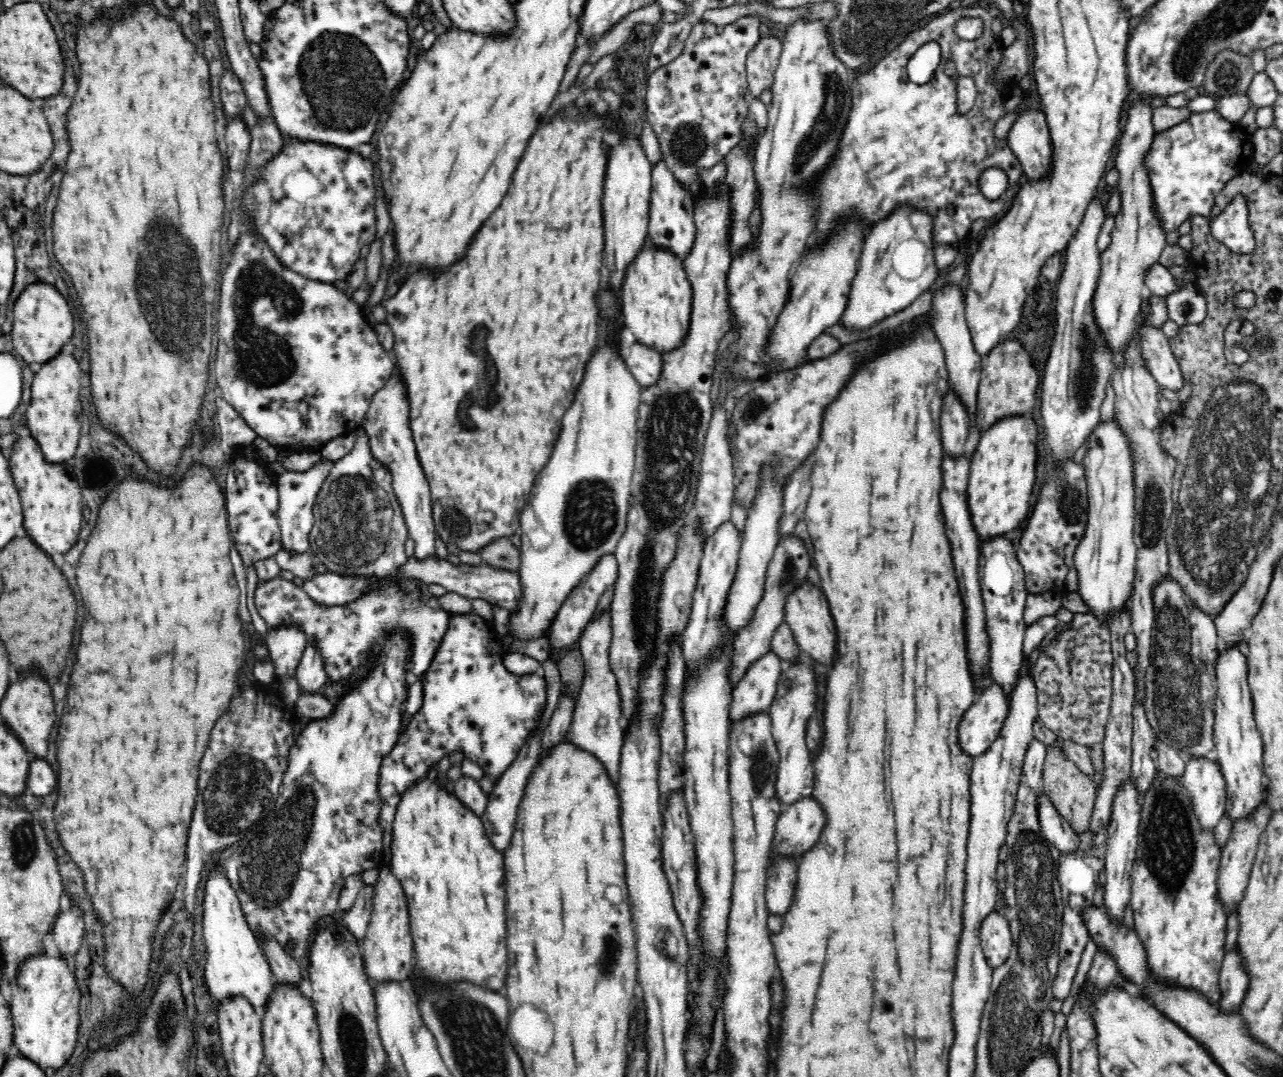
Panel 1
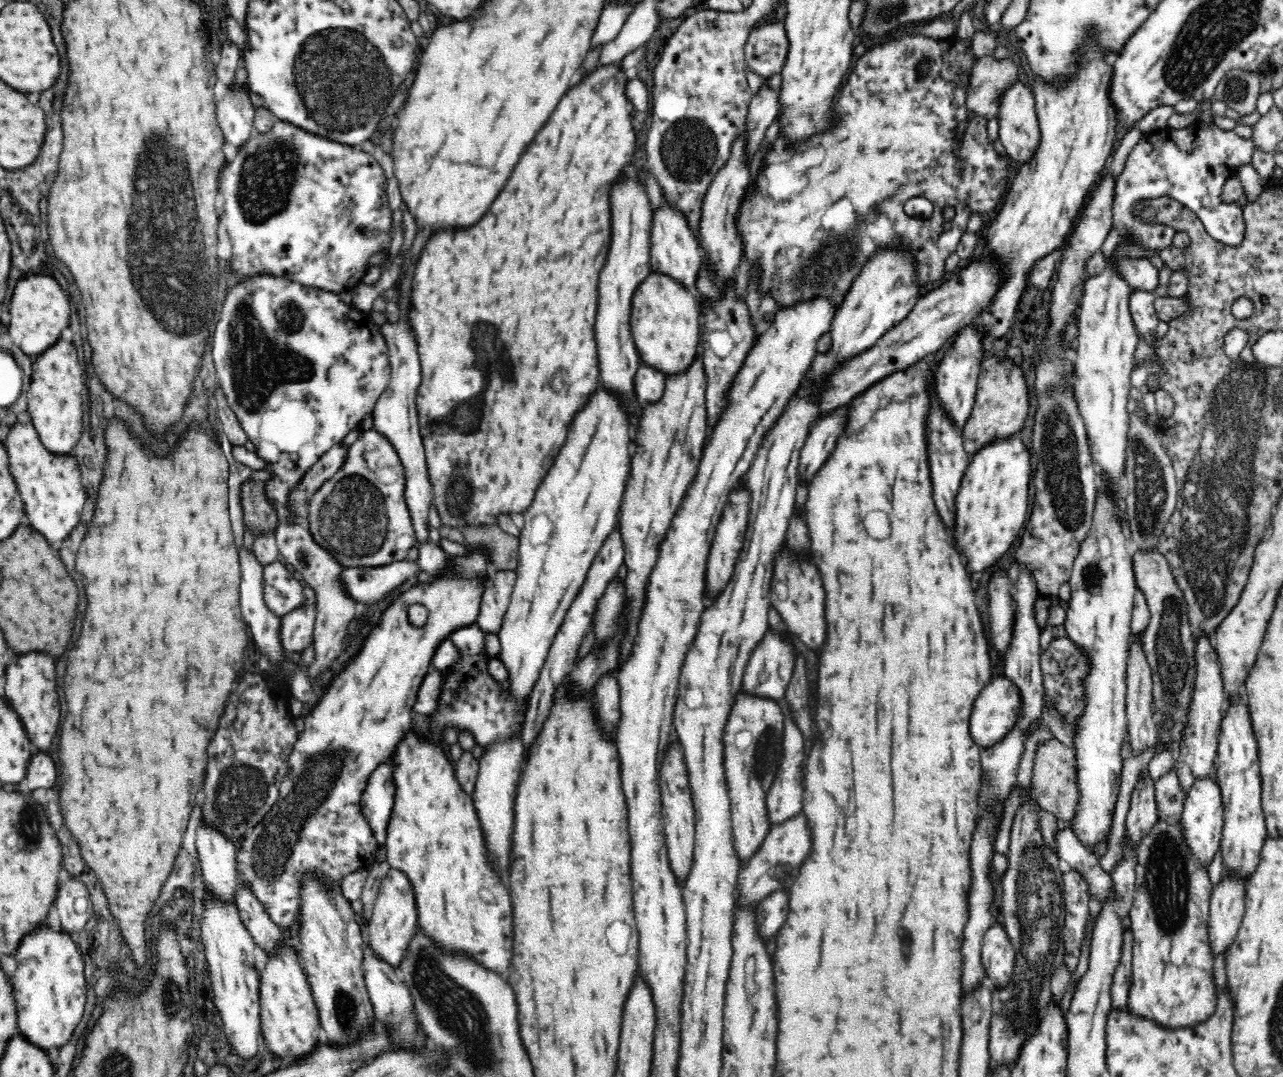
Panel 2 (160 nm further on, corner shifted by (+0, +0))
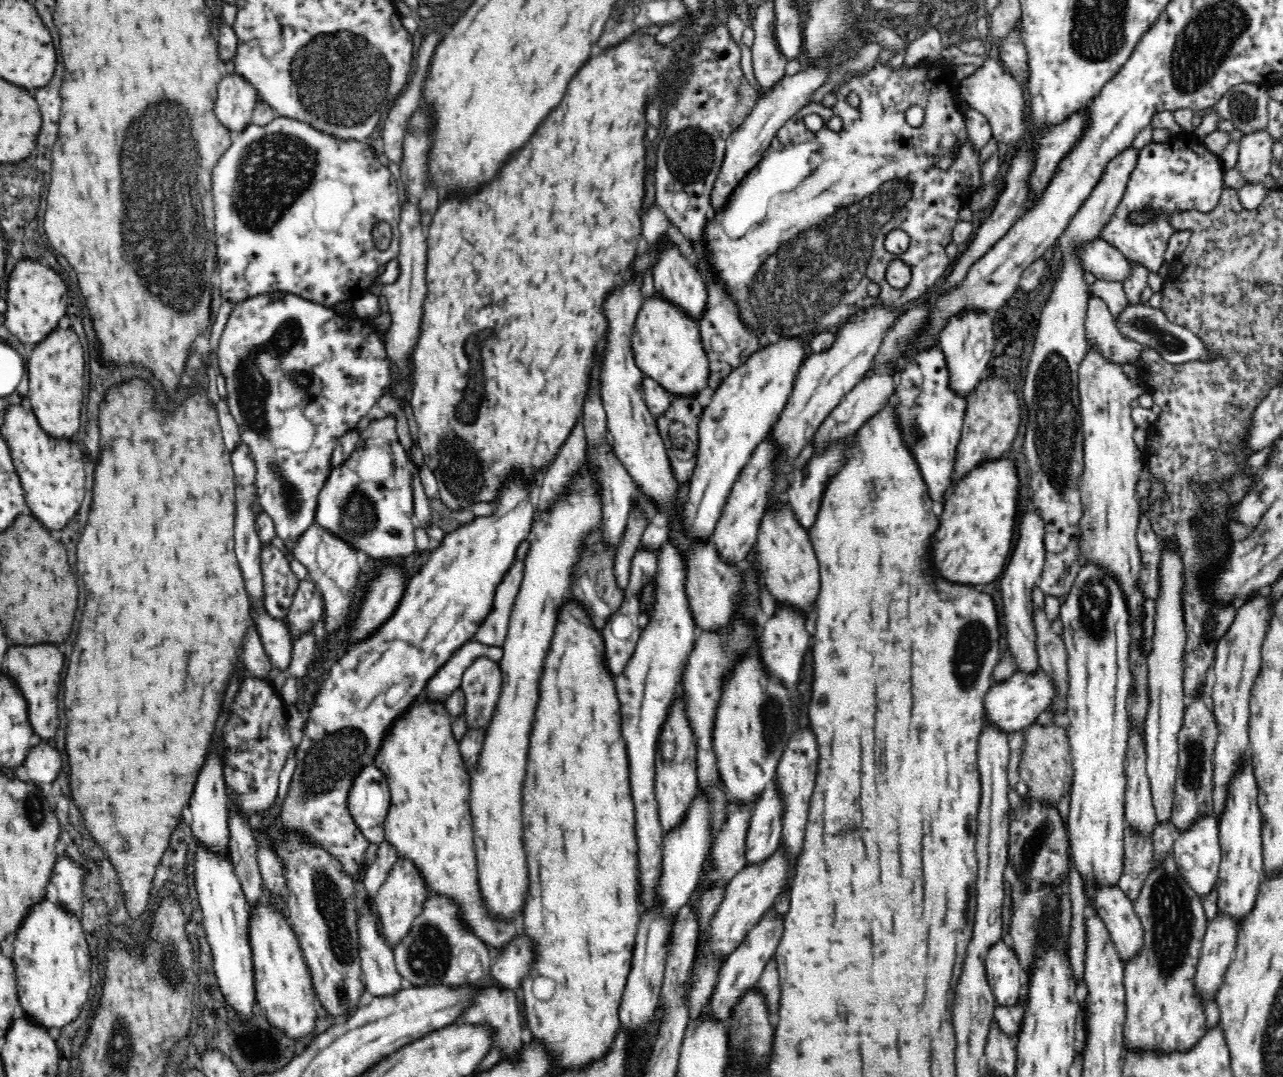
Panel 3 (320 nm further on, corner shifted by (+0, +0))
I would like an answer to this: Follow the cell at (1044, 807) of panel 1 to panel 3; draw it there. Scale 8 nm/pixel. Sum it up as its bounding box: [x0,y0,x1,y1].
[1091,886,1145,964]

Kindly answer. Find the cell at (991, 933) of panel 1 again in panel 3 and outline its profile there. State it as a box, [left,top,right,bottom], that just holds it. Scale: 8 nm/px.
[985,940,1022,1007]

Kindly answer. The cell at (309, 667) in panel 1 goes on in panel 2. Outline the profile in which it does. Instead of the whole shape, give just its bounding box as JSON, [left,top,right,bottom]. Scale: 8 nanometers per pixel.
[275,524,358,678]

